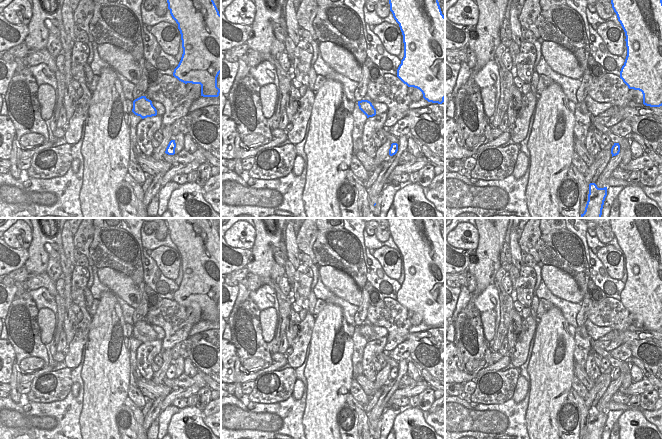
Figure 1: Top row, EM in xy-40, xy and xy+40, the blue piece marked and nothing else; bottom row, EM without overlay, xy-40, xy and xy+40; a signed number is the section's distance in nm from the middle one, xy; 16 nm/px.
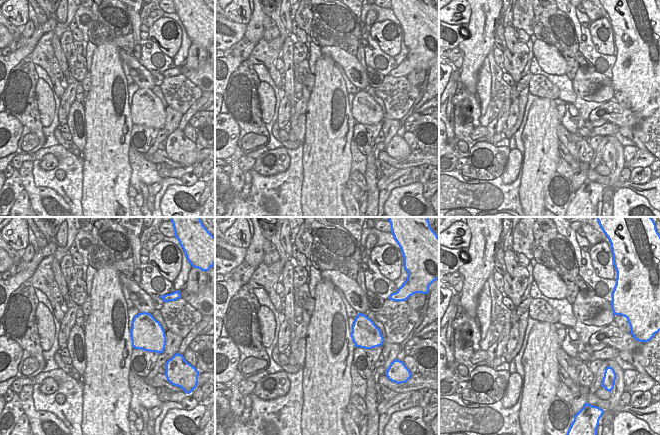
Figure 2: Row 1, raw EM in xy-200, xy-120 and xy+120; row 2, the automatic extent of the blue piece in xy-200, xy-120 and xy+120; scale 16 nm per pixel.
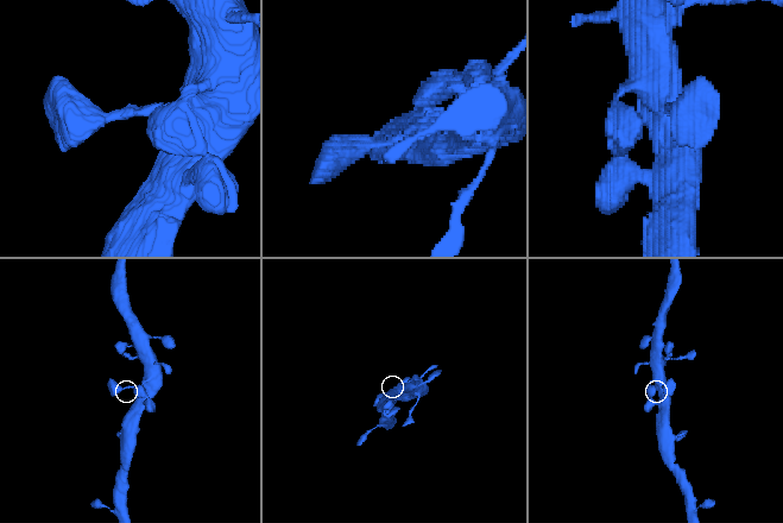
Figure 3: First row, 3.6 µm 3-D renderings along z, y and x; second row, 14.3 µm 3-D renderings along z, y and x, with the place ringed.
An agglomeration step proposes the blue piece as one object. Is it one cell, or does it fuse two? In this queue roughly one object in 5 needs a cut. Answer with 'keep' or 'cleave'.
keep

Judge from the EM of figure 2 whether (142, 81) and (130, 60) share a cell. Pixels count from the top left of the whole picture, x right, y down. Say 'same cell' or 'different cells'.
same cell

